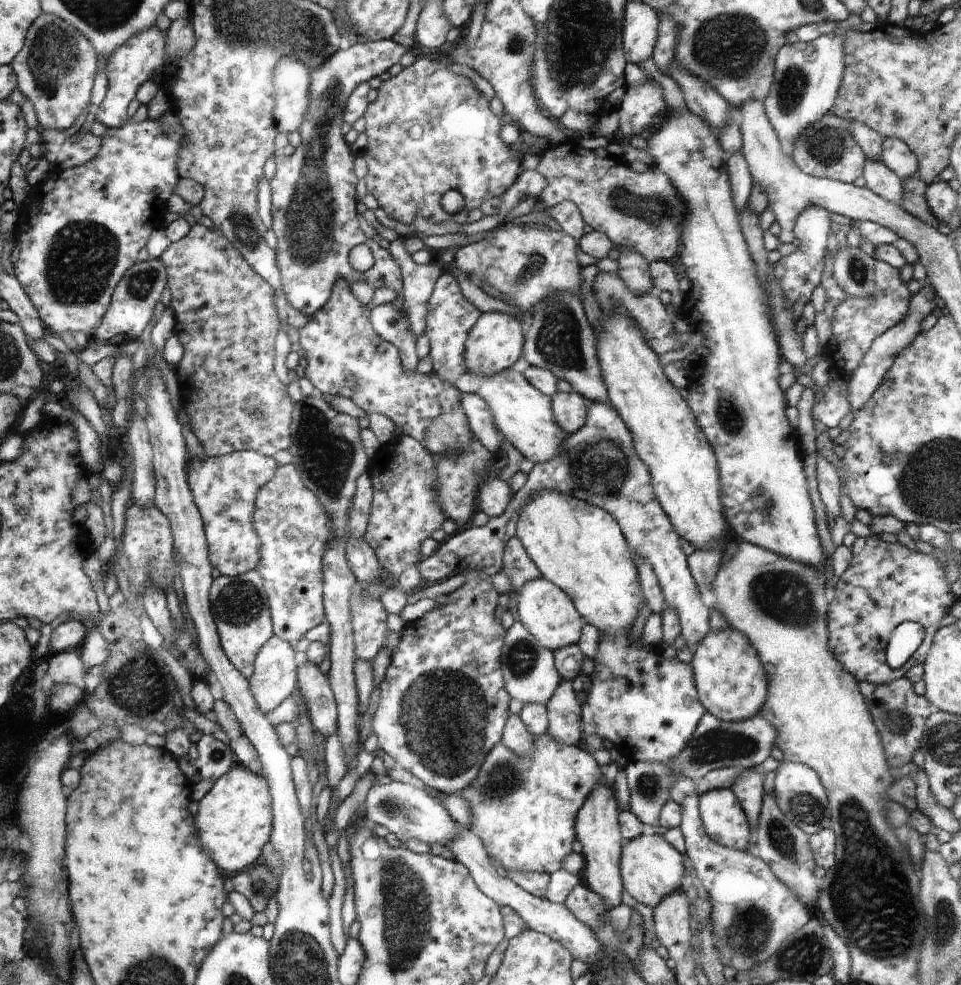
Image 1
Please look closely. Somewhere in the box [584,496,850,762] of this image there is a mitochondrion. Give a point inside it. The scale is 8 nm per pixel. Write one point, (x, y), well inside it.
(786, 596)

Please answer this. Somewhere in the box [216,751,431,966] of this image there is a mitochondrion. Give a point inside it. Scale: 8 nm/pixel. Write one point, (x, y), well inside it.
(392, 807)

